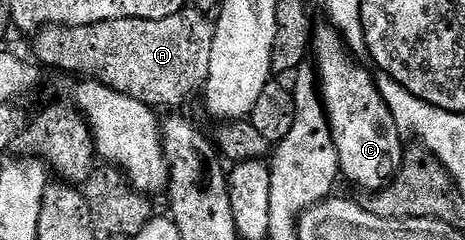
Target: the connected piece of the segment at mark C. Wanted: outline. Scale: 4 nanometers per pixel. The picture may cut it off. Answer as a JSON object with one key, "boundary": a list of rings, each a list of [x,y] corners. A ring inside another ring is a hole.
{"boundary":[[[330,24],[313,34],[313,62],[318,71],[318,89],[331,126],[332,138],[340,158],[342,177],[366,192],[383,190],[403,167],[404,135],[393,120],[385,100],[379,95],[376,79],[354,62],[343,35]]]}

